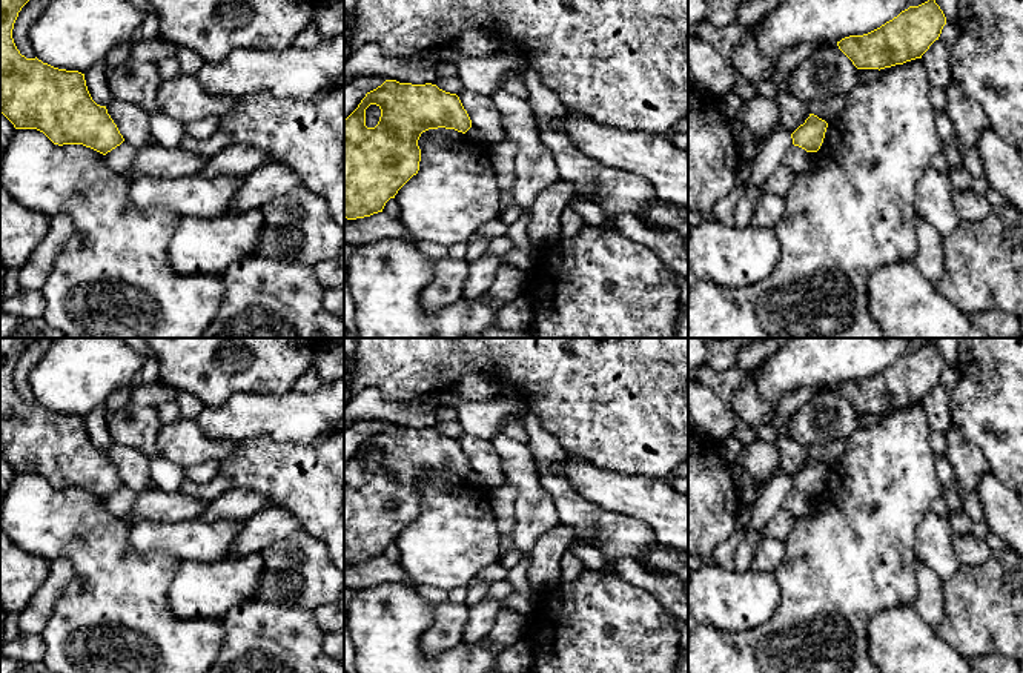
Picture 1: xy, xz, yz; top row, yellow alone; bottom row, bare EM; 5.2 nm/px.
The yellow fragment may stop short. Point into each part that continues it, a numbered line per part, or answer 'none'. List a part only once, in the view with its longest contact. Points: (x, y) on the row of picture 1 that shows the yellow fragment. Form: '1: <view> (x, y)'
none

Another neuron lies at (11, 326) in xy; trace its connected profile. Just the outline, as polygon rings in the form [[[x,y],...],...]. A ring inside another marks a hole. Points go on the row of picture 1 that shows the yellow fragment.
[[[0,309],[0,338],[68,338],[43,318],[22,318]]]

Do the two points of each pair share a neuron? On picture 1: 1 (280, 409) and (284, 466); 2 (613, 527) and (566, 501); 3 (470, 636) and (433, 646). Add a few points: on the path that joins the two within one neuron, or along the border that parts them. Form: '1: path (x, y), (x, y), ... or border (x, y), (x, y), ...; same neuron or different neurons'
1: border (248, 437), (271, 437), (311, 444); different neurons
2: path (601, 526), (590, 523), (578, 513); same neuron
3: border (469, 609), (469, 618), (460, 641); different neurons

